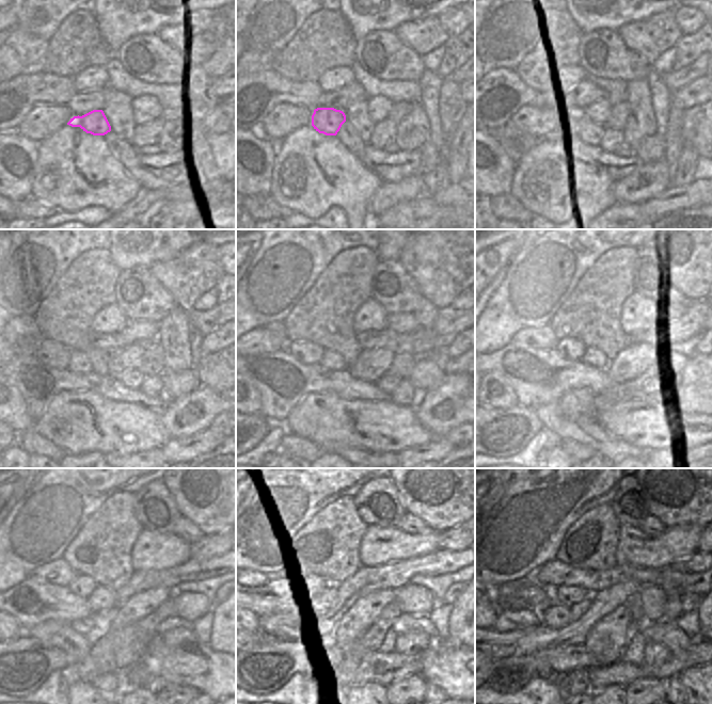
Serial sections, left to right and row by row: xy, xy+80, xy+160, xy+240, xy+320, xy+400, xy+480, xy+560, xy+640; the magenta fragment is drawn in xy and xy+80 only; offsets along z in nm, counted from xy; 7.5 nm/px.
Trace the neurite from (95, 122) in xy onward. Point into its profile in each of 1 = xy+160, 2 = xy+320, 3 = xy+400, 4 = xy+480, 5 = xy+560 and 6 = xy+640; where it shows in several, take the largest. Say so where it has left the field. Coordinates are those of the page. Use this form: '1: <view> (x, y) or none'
1: xy+160 (565, 122)
2: xy+320 (332, 361)
3: xy+400 (586, 358)
4: xy+480 (103, 600)
5: xy+560 (333, 605)
6: xy+640 (578, 609)

